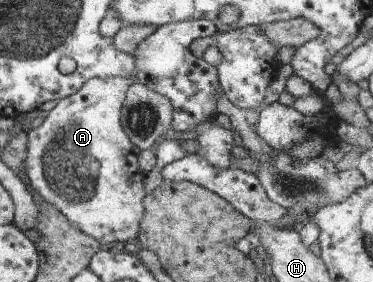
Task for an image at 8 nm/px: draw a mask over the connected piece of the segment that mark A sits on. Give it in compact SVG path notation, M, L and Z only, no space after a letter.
M119 76L88 80L78 92L58 100L40 127L28 133L29 144L23 155L24 176L33 193L52 204L80 232L94 237L103 248L112 247L117 241L126 244L136 238L144 215L147 195L140 178L137 151L120 123L126 94L134 82L132 78Z

